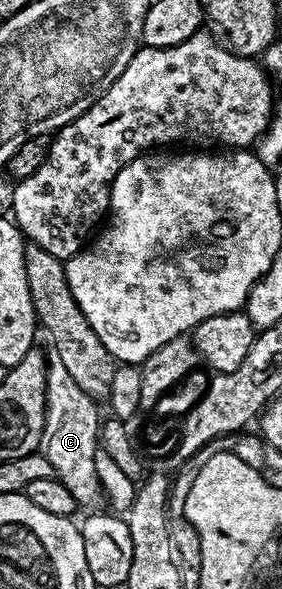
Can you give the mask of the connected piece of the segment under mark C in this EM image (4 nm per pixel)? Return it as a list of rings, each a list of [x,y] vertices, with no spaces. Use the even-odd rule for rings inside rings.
[[[54,353],[47,355],[47,412],[43,426],[41,453],[53,465],[55,475],[73,493],[76,504],[91,503],[100,498],[101,488],[95,472],[95,452],[100,442],[101,418],[96,400],[88,397],[69,377],[69,369],[61,365],[61,357]]]

